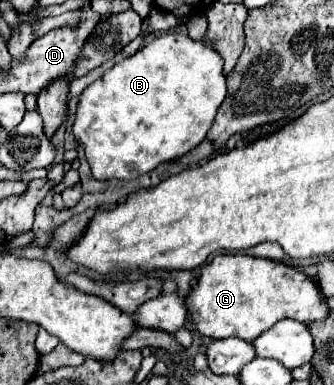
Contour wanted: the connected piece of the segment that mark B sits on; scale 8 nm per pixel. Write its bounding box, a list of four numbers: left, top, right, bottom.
[73,33,227,180]

